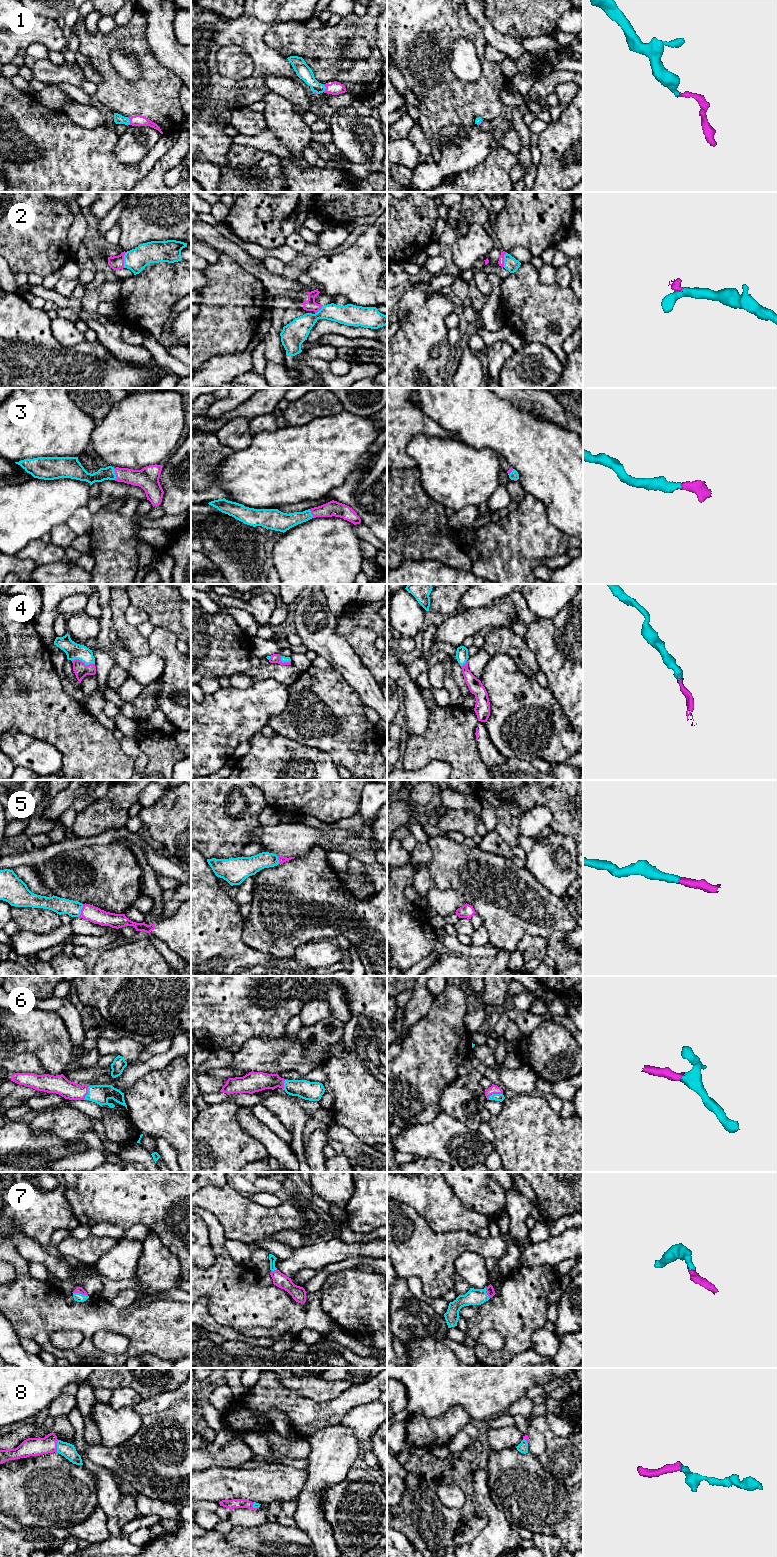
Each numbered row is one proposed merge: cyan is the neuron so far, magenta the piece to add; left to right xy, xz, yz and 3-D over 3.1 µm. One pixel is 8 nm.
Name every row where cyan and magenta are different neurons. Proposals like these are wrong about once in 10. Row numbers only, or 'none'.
none

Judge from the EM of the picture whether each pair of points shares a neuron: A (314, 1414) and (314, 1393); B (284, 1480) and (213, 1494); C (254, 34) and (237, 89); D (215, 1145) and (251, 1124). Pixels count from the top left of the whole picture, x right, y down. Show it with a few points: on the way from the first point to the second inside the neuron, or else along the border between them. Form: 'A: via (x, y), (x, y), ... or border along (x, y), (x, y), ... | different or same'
A: border along (292, 1391), (315, 1401), (330, 1401), (337, 1397) | different
B: via (266, 1484), (231, 1484) | same
C: via (257, 49), (259, 51), (259, 74), (252, 81) | same
D: border along (241, 1107), (238, 1113), (239, 1124), (262, 1143) | different

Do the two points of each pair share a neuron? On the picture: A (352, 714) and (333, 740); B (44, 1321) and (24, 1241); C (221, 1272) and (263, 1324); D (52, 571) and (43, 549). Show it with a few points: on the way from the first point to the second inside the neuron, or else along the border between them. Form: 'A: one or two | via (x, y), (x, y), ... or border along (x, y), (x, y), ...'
A: one | via (346, 720), (339, 734)
B: two | border along (14, 1244), (15, 1250), (29, 1263)
C: one | via (228, 1285), (253, 1311)
D: two | border along (60, 560), (38, 565)

